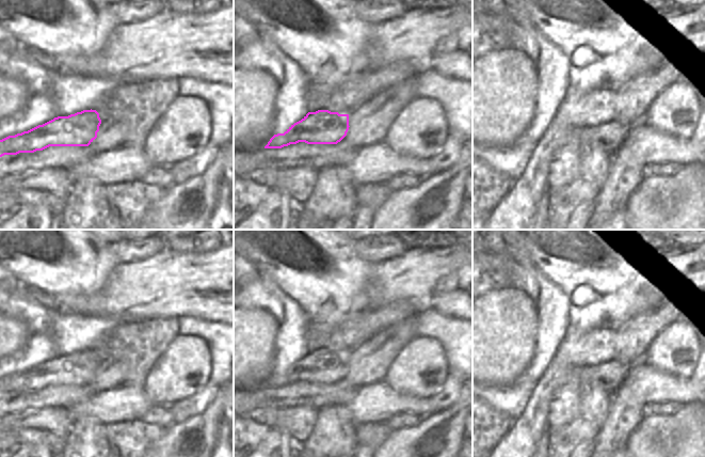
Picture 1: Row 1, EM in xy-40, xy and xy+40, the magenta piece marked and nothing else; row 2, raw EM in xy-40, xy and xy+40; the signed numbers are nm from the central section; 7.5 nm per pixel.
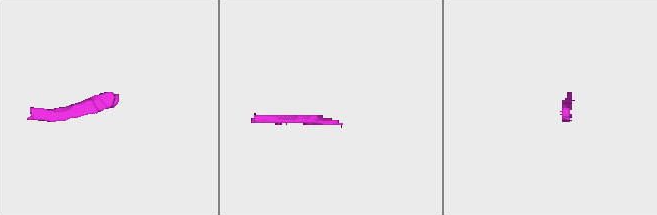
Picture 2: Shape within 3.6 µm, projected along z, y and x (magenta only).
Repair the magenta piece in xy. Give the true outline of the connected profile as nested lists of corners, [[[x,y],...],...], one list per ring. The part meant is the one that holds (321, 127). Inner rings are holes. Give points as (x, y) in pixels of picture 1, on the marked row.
[[[358,104],[341,108],[338,112],[318,110],[308,112],[301,121],[291,125],[284,133],[274,135],[265,148],[282,148],[290,144],[337,144],[349,130],[349,114]]]

